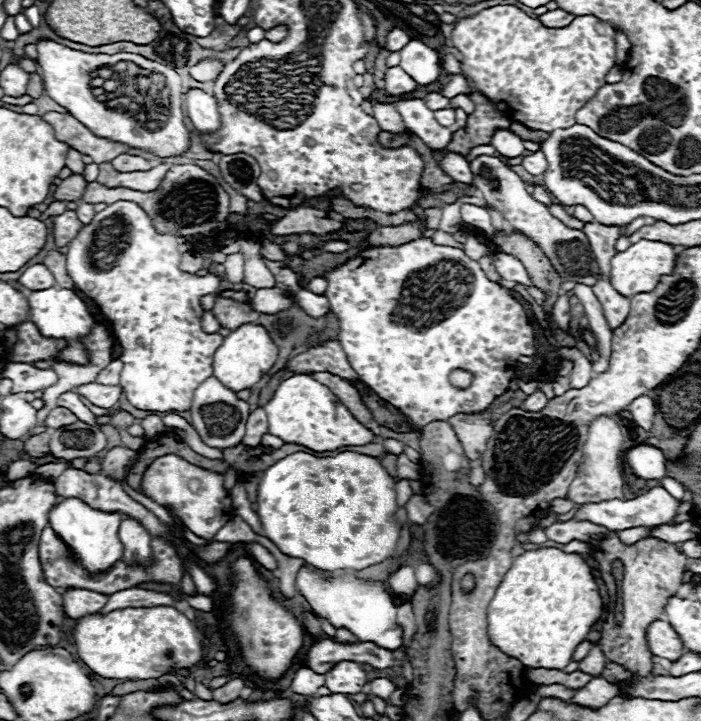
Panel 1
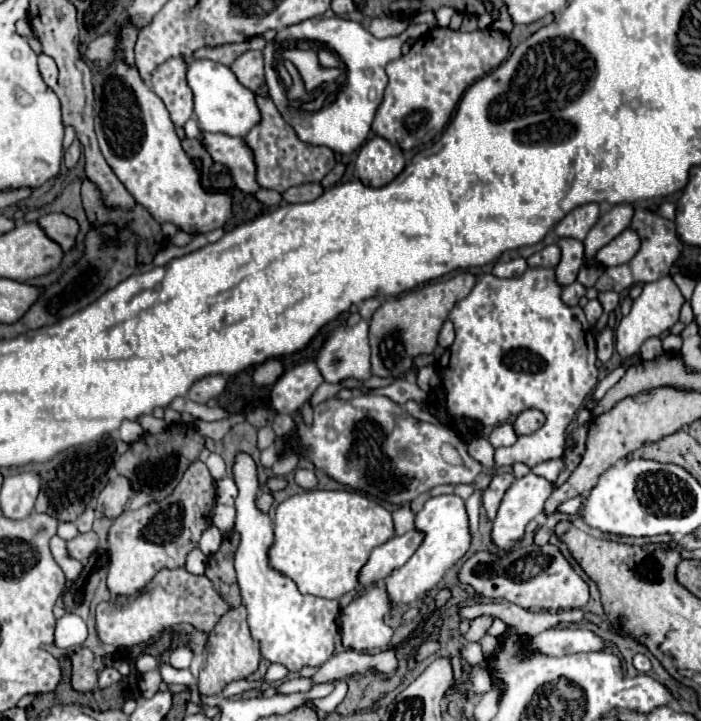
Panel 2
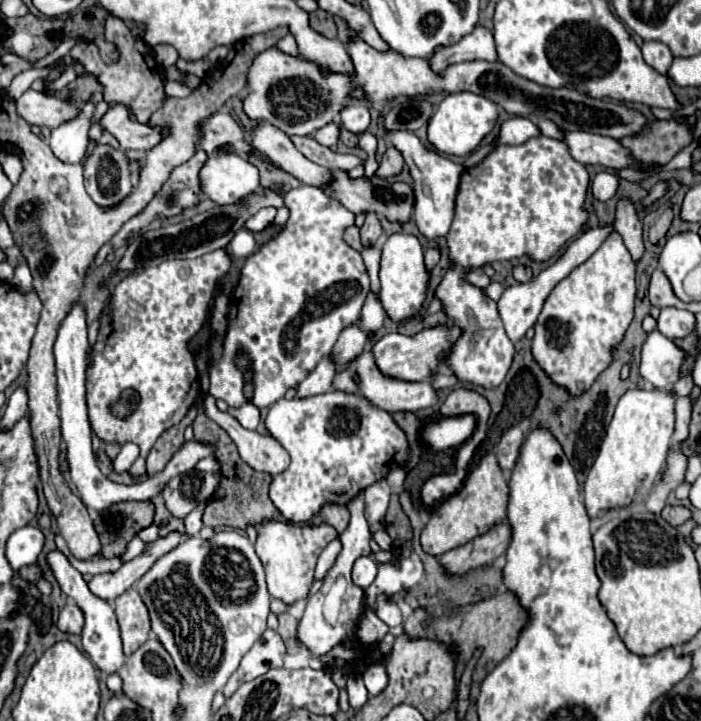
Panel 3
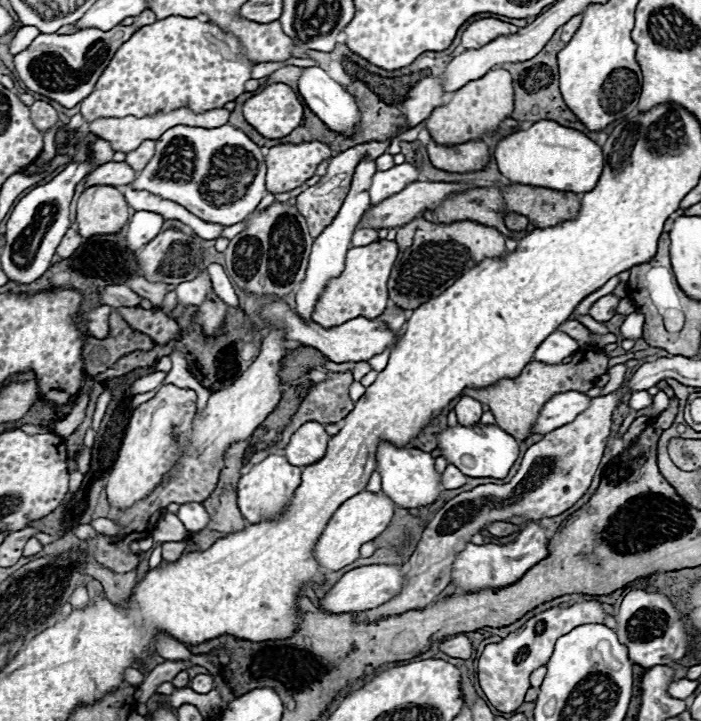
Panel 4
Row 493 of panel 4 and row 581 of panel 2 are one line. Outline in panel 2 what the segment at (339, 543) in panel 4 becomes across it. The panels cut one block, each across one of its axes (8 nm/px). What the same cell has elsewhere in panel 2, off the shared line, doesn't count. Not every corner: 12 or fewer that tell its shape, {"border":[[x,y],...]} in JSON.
{"border":[[422,530],[392,536],[372,550],[360,586],[382,582],[422,544]]}

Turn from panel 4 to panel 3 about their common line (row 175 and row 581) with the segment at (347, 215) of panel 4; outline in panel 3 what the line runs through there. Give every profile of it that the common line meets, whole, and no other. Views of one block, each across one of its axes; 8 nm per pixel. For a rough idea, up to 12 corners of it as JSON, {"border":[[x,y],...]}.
{"border":[[370,556],[354,562],[352,580],[360,588],[368,588],[378,574]]}

